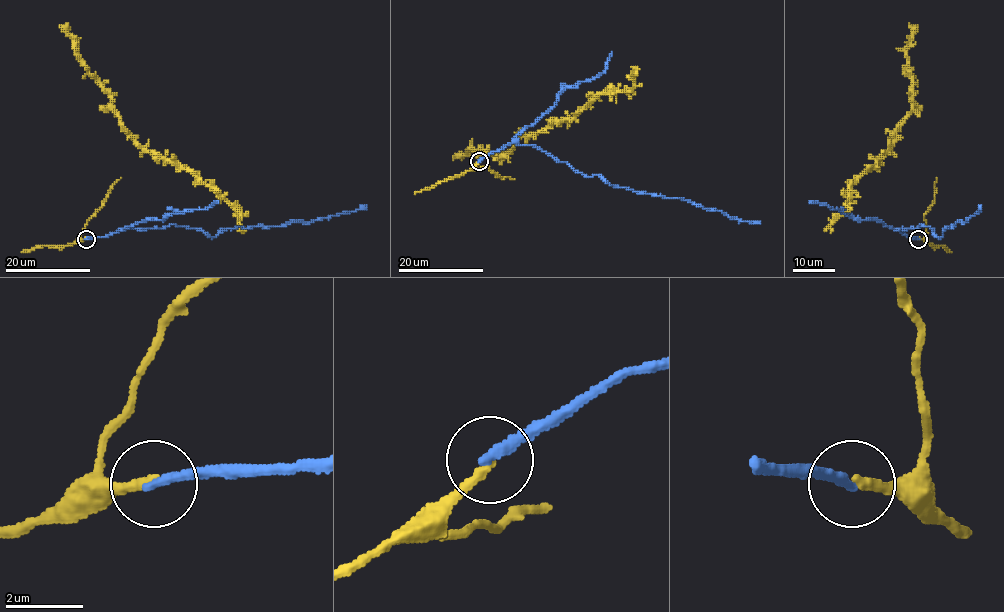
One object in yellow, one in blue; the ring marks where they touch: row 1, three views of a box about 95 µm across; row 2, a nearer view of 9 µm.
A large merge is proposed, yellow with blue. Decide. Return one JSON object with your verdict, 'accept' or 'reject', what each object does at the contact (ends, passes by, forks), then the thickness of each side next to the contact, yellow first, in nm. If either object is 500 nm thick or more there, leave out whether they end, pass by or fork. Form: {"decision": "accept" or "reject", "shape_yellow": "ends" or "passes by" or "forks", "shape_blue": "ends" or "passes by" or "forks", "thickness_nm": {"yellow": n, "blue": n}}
{"decision": "accept", "shape_yellow": "ends", "shape_blue": "ends", "thickness_nm": {"yellow": 280, "blue": 280}}

